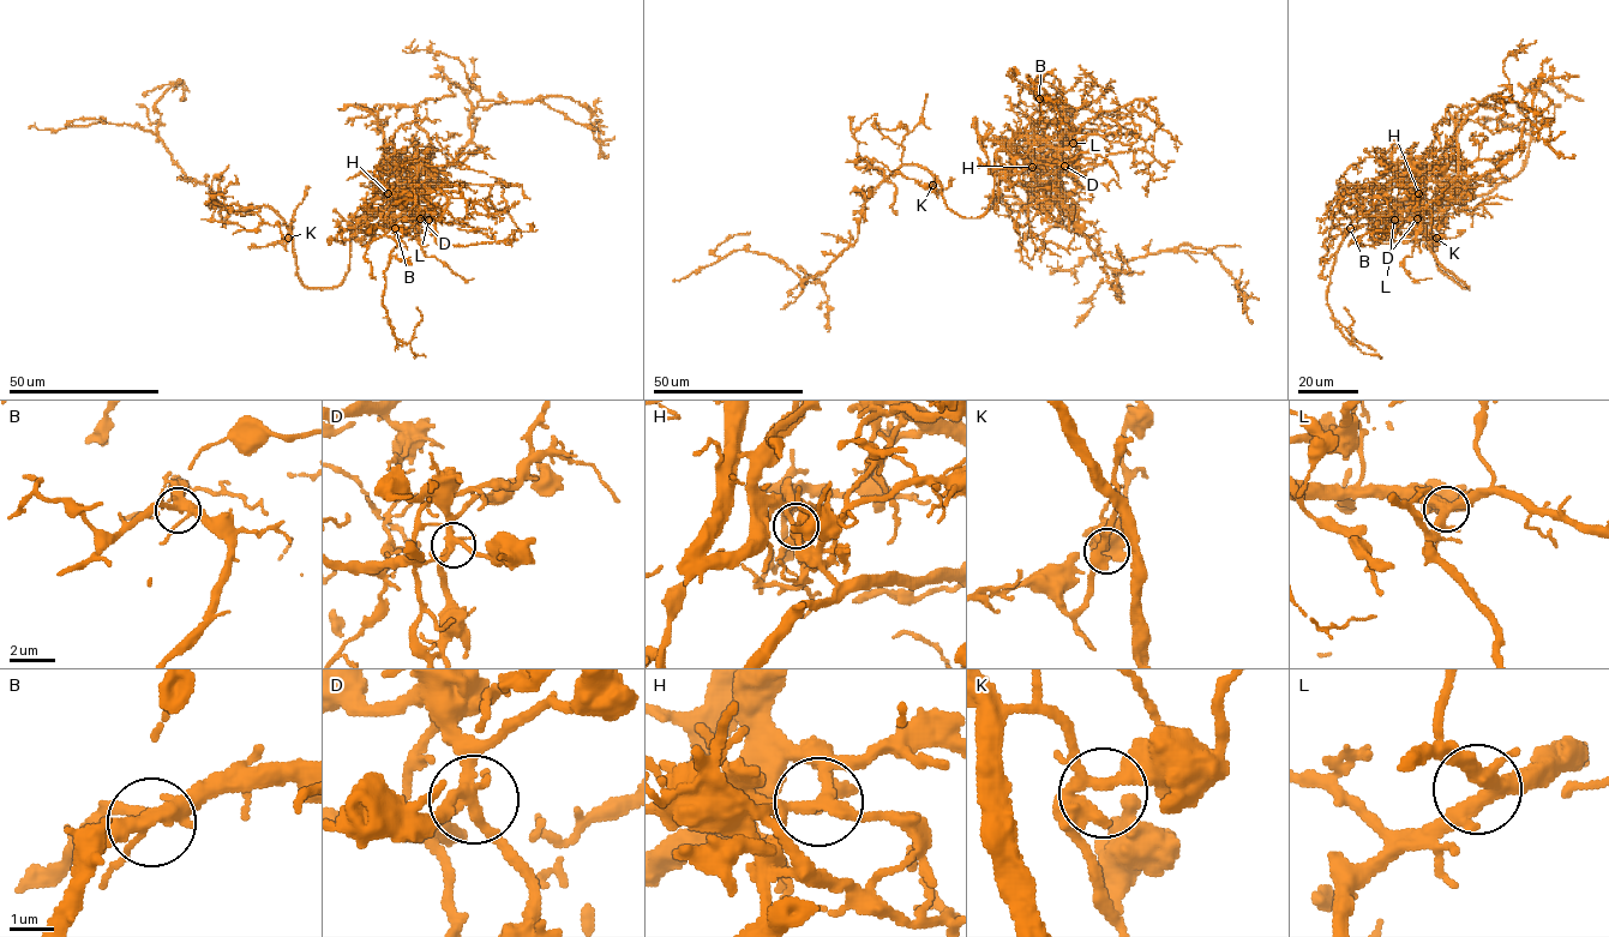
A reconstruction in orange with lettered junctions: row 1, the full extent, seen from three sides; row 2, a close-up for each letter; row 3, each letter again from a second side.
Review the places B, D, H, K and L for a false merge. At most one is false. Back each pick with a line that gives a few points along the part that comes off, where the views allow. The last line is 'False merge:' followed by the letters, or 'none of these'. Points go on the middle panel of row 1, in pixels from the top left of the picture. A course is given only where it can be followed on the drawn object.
H: foreign part runs (1032, 167), (1004, 143), (982, 138), (990, 174)
False merge: H

